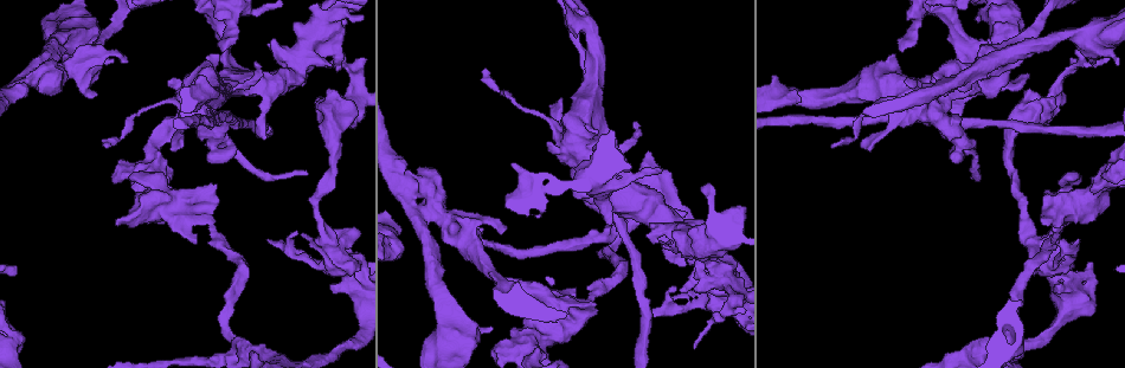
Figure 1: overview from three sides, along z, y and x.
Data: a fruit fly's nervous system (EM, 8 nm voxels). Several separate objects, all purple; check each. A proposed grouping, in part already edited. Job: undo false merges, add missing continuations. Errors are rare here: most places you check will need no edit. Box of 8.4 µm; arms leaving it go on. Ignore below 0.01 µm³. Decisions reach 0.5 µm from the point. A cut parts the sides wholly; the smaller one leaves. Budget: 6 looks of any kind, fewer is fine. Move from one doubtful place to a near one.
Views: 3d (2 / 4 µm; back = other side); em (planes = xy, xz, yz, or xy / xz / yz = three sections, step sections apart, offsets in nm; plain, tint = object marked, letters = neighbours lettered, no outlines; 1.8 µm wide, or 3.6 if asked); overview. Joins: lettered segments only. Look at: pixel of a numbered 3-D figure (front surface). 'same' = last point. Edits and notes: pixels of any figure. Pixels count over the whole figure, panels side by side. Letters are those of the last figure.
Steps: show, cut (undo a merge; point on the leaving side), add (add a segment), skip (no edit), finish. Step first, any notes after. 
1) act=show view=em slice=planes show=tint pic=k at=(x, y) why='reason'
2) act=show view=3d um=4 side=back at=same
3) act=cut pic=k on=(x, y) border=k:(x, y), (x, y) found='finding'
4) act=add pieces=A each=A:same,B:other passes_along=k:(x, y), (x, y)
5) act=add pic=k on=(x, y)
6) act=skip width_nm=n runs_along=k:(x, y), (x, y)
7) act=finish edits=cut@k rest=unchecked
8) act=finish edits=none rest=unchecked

act=show view=em slice=yz step=16 show=letters pic=1 at=(981, 69) why='sharp bend'

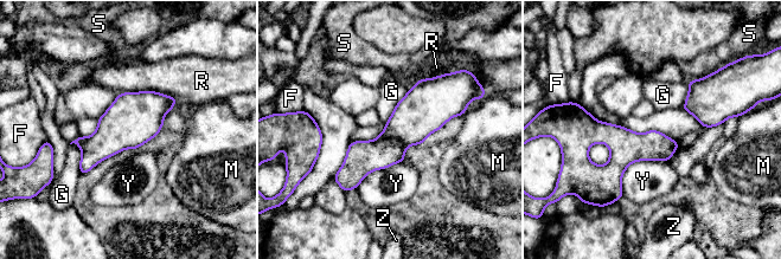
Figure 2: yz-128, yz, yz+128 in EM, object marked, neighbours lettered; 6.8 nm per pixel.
act=cut pic=2 on=(418, 114) each=F:other,G:other,M:other,R:other,S:other,Y:other,Z:other border=2:(377, 137), (396, 137), (407, 147) found='two neurons meet here'

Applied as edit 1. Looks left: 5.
act=show view=em slice=planes show=tint pic=1 at=(169, 82)

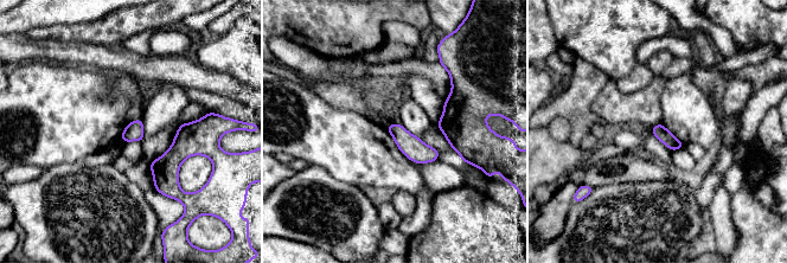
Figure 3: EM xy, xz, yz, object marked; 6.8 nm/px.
act=show view=em slice=planes show=letters at=same

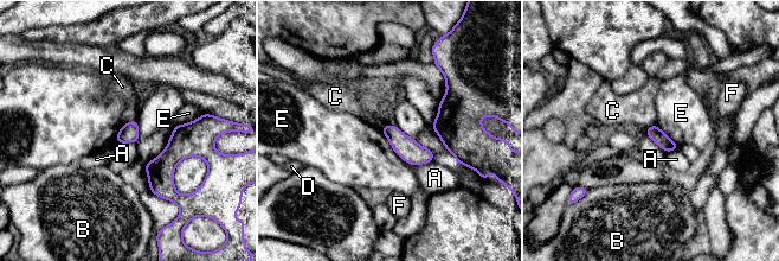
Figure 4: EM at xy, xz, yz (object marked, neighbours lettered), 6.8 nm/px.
act=skip longest_contact=E:320nm each=A:other,B:other,C:other,D:other,E:other,F:other border=4:(381, 132), (391, 147), (414, 165) found='no lettered segment goes on from it'

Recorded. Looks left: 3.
act=show view=em um=3.6 slice=planes show=plain pic=1 at=(576, 15) why='narrows sharply'

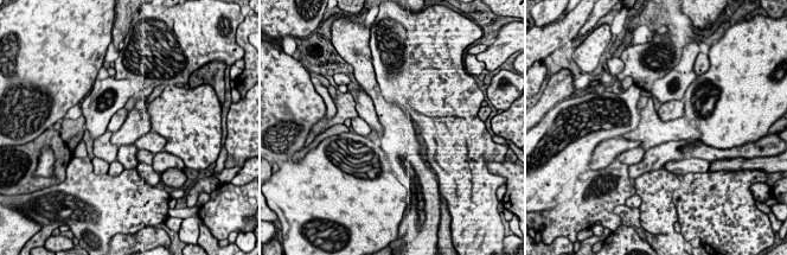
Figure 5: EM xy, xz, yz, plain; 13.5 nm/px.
act=show view=em um=3.6 slice=planes show=tint at=same

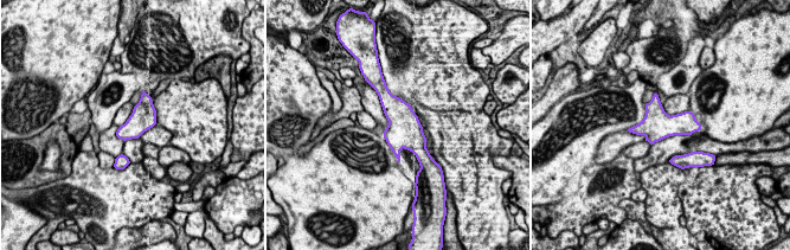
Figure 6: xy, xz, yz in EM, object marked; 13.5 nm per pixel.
act=show view=em um=3.6 slice=planes show=letters at=same why='see the neighbours'

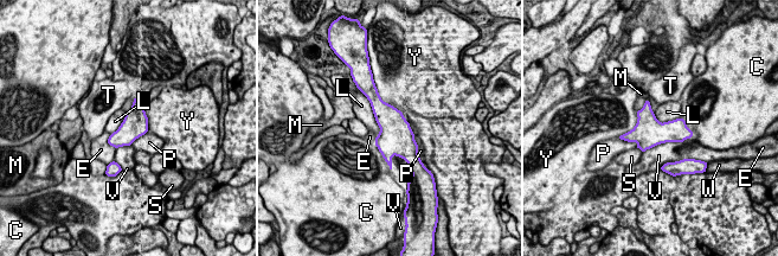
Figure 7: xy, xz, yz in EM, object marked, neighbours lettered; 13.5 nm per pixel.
act=skip width_nm=320 longest_contact=V:750nm each=C:other,E:other,L:other,M:other,P:other,S:other,T:other,V:other,W:other,Y:other found='one neuron here'

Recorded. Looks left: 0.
act=finish edits=cut@2 rest=unchecked

